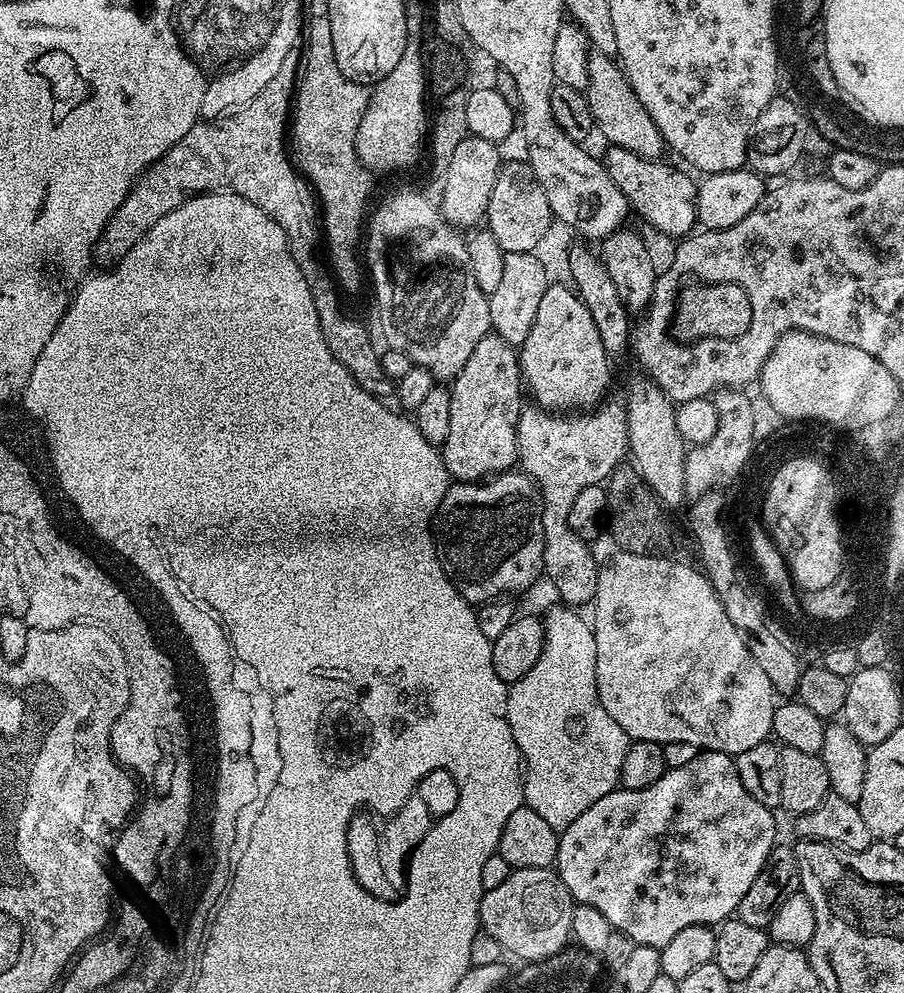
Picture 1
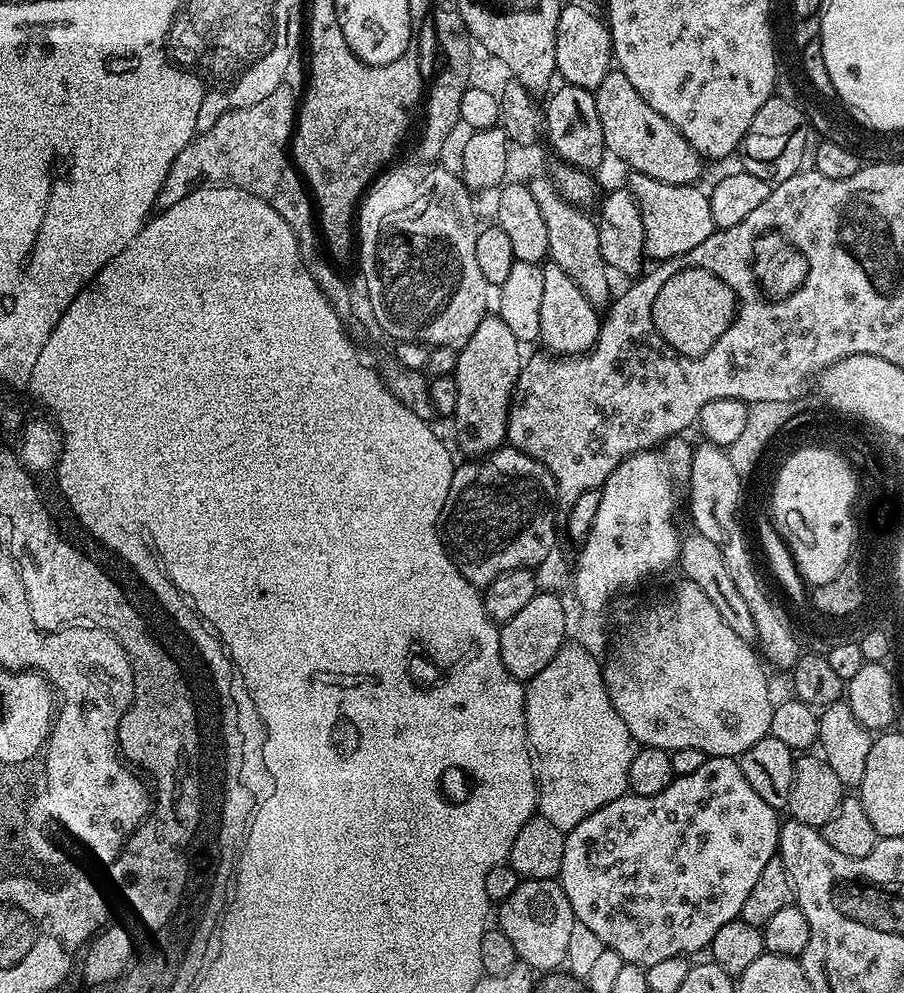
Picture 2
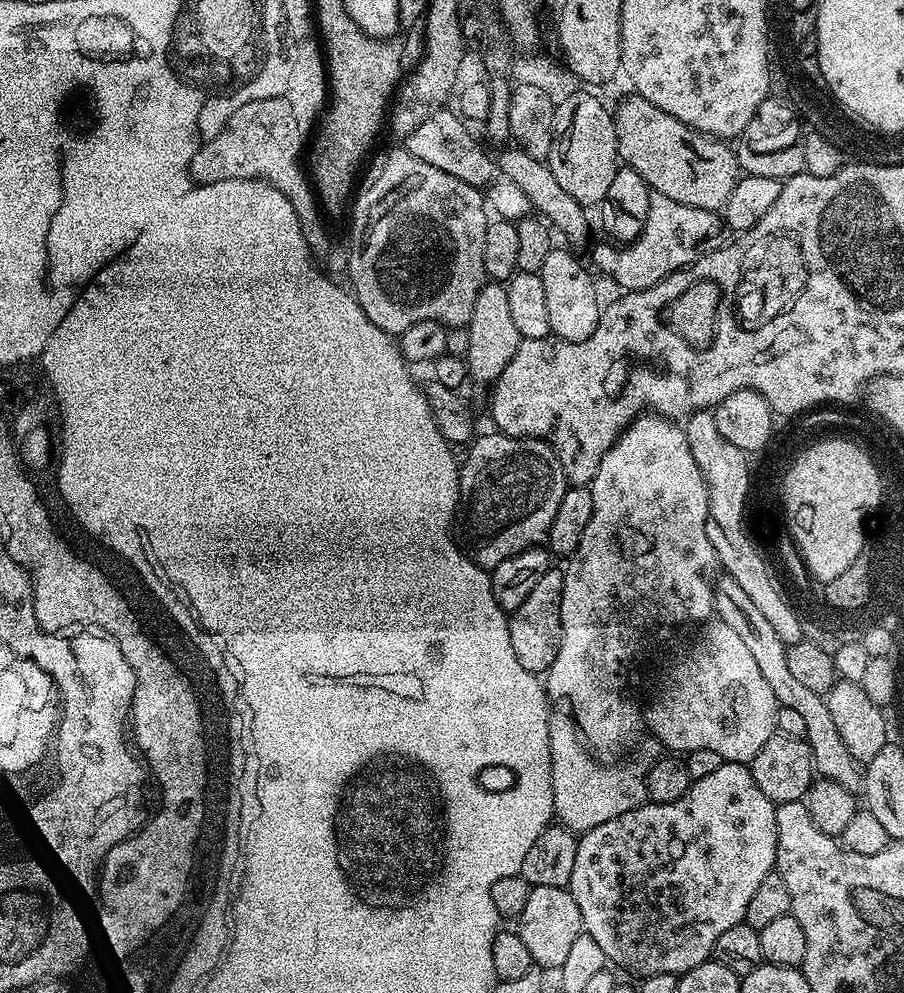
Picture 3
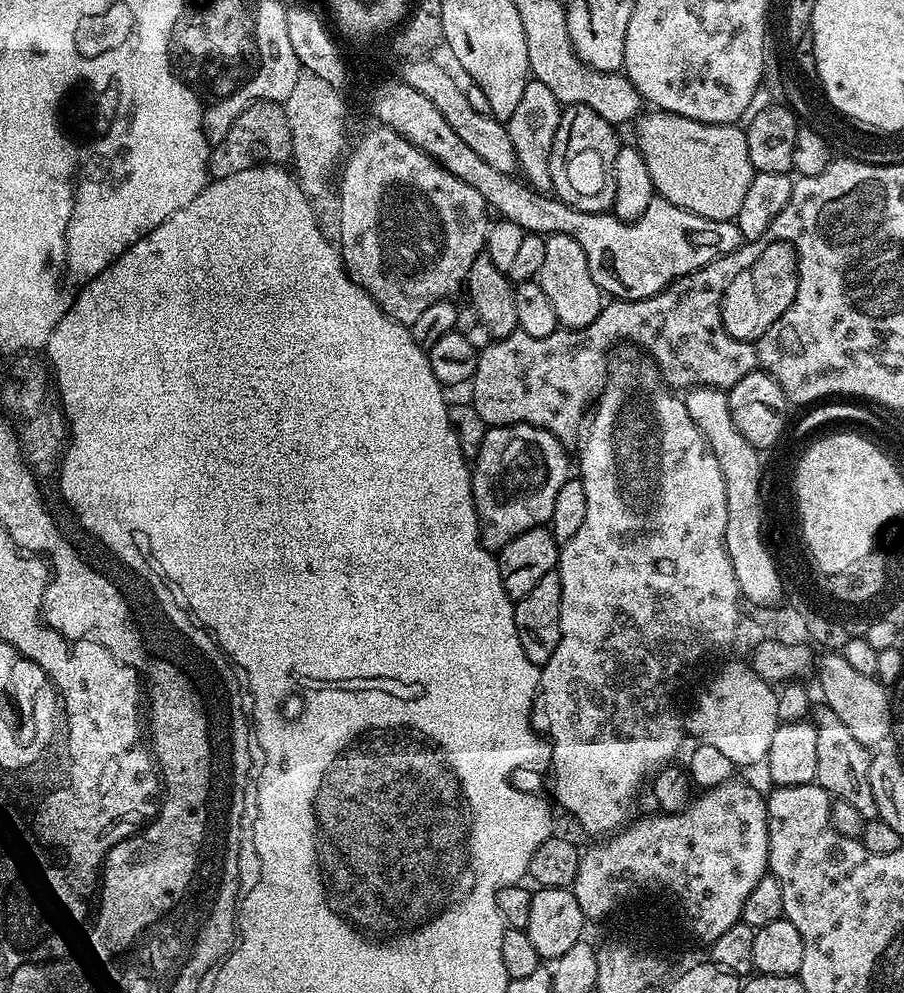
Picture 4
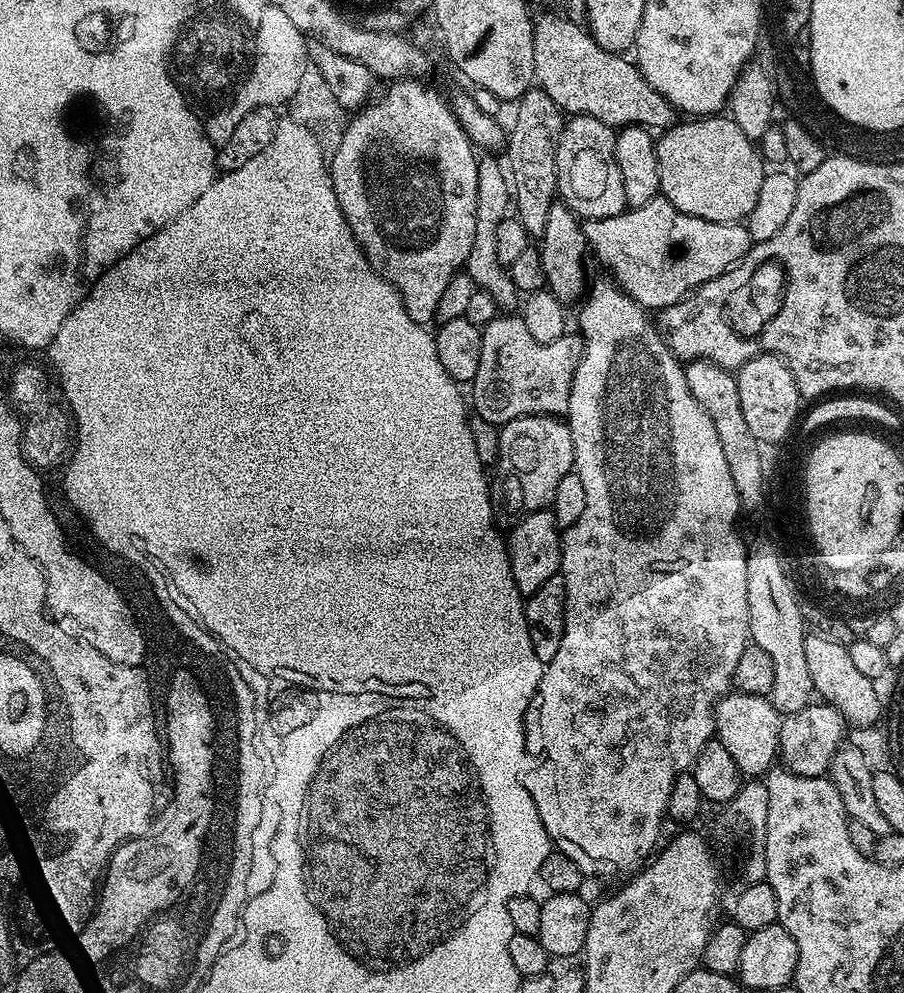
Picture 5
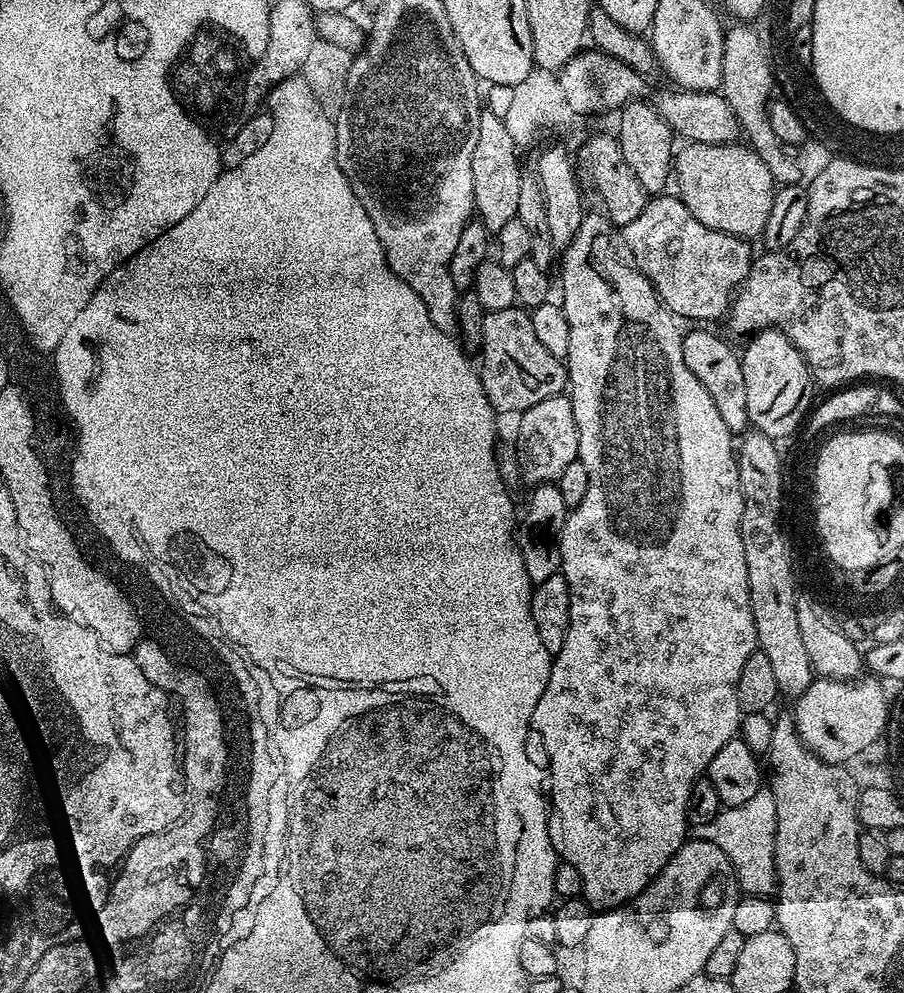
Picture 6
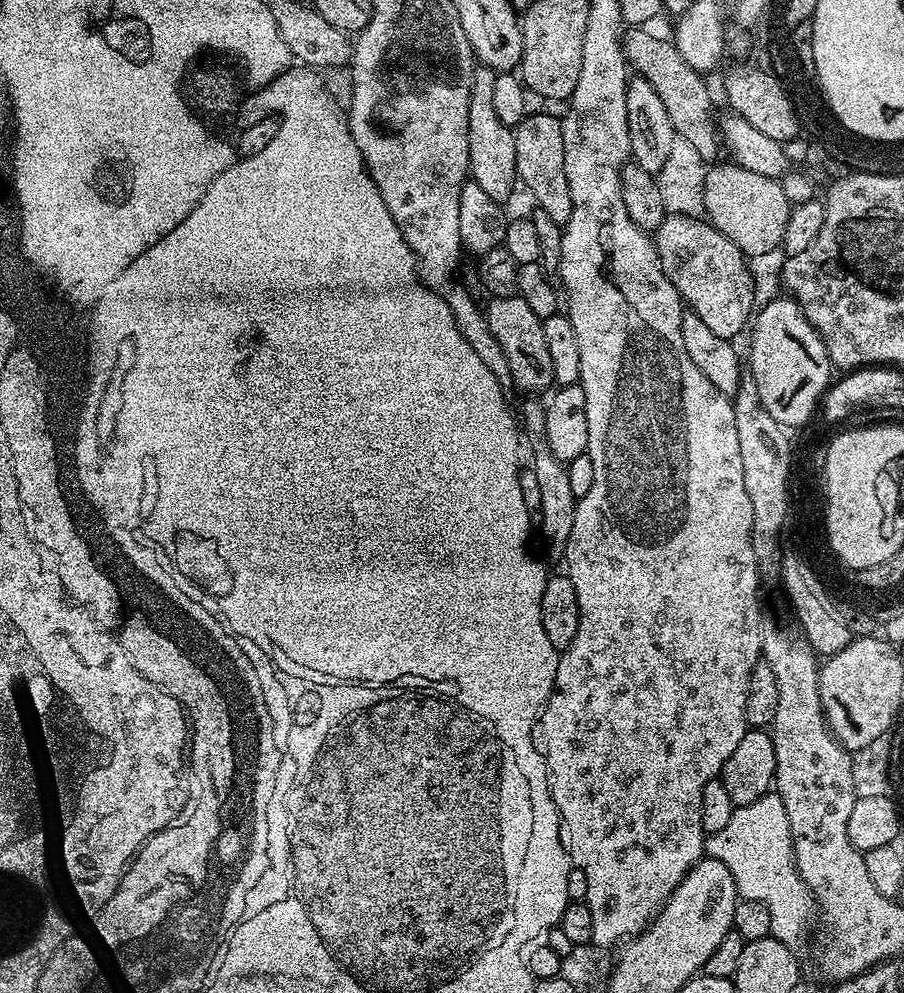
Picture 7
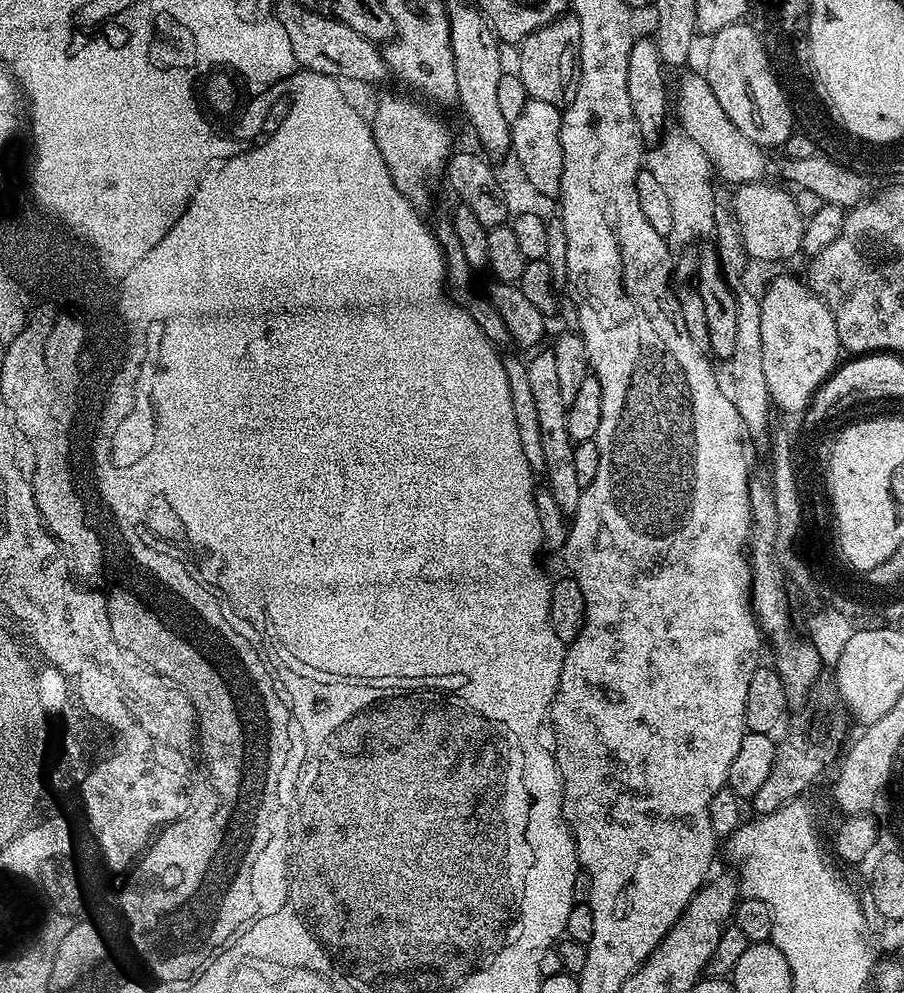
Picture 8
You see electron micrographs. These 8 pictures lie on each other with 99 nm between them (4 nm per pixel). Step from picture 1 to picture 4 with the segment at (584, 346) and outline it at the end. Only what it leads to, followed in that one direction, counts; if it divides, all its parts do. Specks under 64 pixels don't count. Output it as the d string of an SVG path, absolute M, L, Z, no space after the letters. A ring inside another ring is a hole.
M554 233L544 241L546 254L542 258L542 270L538 282L542 290L554 305L554 314L558 314L558 325L564 330L583 330L598 318L602 307L602 293L586 266L586 253L578 242L566 234Z

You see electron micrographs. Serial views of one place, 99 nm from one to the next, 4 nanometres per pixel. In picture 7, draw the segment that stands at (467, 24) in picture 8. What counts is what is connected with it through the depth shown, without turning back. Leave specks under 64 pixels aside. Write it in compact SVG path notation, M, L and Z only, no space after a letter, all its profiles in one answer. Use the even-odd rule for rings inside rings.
M477 67L472 73L470 102L468 103L468 170L470 179L478 182L490 198L505 201L511 191L516 174L514 154L515 131L504 125L502 118L494 111L494 82L497 73L491 68Z

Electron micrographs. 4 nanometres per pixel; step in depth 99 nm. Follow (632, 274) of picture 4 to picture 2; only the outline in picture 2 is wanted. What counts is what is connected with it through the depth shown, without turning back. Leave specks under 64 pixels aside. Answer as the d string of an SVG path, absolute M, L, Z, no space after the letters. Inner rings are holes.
M641 172L629 177L626 184L629 189L635 190L636 205L640 208L644 227L644 254L649 261L663 262L678 258L694 250L694 246L702 246L702 242L717 231L705 189L683 184L657 184L654 178L646 178L646 174Z

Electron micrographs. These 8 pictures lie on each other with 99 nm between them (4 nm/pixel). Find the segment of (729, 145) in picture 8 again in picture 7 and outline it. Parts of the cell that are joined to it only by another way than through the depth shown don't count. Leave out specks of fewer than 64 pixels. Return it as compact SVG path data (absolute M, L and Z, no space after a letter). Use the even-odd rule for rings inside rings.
M632 26L625 31L622 43L629 69L635 75L646 78L650 86L654 86L658 98L662 98L662 103L666 105L666 114L670 114L670 122L677 137L690 142L705 162L715 161L719 157L716 155L721 155L722 141L718 135L717 121L712 121L712 96L704 85L705 77L696 72L682 58L682 54L678 54L671 39L663 40L648 31L652 30L644 26Z

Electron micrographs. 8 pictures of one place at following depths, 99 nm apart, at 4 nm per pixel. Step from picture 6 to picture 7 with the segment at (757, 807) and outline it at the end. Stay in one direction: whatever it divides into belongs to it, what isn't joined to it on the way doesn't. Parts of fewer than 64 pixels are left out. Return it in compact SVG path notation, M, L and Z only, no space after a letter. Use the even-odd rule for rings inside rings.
M776 791L766 793L758 802L737 806L734 814L730 814L730 822L707 837L706 852L730 870L739 899L762 902L770 910L774 939L789 946L803 942L808 919L814 916L814 901L796 869L790 818L786 818L786 806L782 806L782 798Z

